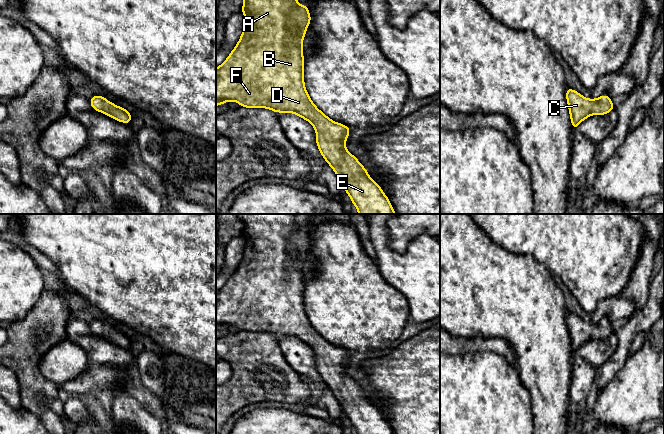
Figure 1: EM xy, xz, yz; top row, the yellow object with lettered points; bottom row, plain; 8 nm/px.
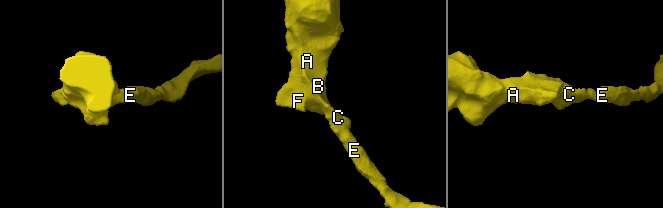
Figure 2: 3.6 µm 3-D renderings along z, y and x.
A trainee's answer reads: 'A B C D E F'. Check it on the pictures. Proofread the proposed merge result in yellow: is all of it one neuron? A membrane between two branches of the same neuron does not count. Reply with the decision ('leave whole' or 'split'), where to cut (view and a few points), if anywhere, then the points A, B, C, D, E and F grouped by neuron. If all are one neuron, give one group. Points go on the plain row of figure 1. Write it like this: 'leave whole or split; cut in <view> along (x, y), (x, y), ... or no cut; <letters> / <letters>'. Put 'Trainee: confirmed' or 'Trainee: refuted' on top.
Trainee: confirmed
leave whole; no cut; A B C D E F

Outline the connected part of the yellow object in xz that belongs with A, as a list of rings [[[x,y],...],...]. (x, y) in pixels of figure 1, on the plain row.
[[[238,214],[244,228],[241,236],[245,240],[243,257],[229,281],[216,293],[216,330],[226,325],[236,325],[245,332],[268,332],[276,337],[295,337],[309,345],[316,354],[316,368],[348,417],[357,434],[394,434],[379,408],[373,405],[366,392],[346,374],[345,364],[350,351],[336,347],[320,335],[310,323],[304,308],[304,281],[302,267],[306,253],[311,247],[307,229],[298,229],[296,214]]]

